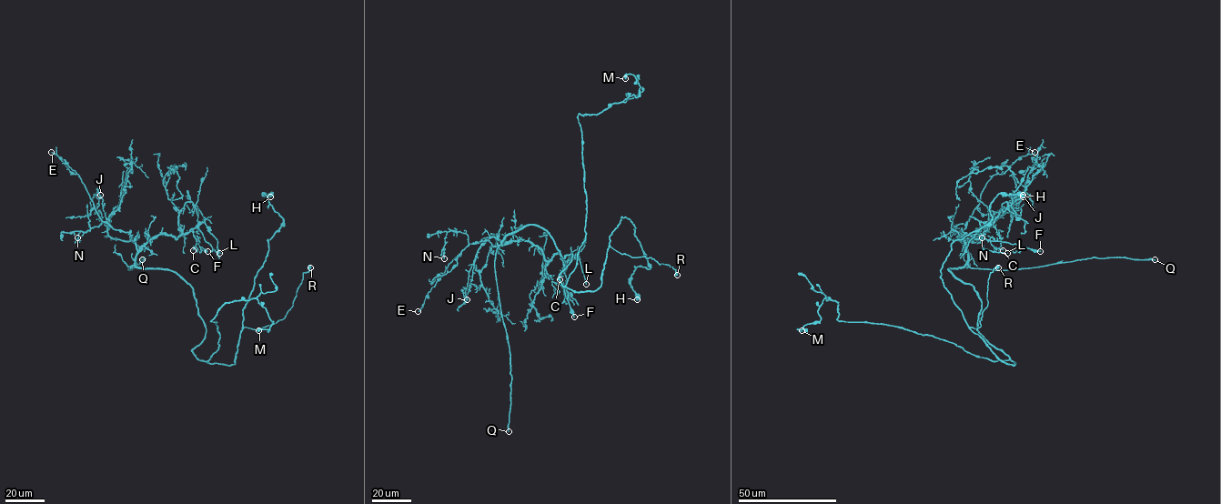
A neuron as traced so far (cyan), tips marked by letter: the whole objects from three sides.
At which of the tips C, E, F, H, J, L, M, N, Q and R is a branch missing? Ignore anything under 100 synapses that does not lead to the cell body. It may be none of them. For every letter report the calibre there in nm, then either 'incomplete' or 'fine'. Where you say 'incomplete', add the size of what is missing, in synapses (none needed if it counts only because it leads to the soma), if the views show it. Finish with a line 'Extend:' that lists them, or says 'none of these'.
C: 110 nm thick; fine
E: 110 nm thick; fine
F: 110 nm thick; fine
H: 650 nm thick; fine
J: 340 nm thick; fine
L: 150 nm thick; fine
M: 400 nm thick; fine
N: 160 nm thick; fine
Q: 280 nm thick; incomplete
R: 650 nm thick; fine
Extend: Q

